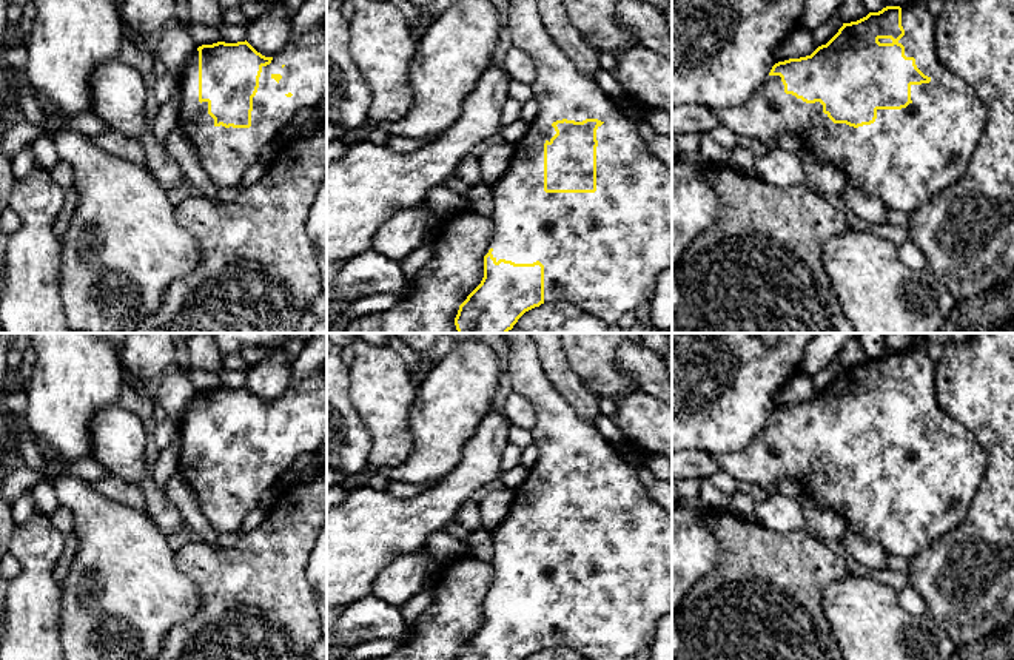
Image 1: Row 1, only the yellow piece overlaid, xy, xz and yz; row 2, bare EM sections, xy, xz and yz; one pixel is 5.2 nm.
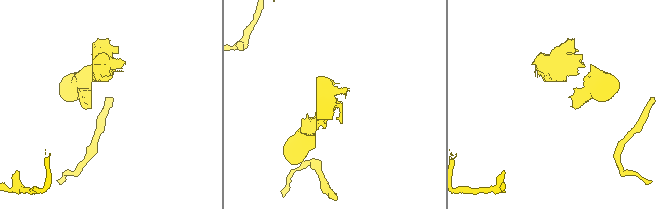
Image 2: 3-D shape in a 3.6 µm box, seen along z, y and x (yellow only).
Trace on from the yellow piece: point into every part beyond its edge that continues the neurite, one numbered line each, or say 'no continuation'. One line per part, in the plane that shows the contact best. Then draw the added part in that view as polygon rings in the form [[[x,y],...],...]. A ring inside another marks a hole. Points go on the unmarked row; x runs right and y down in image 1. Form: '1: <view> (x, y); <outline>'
1: yz (906, 501); [[[915,333],[914,339],[900,352],[905,381],[898,389],[931,427],[911,430],[912,447],[906,453],[877,455],[875,467],[858,473],[834,469],[820,447],[806,449],[786,439],[781,423],[767,421],[746,449],[713,455],[721,470],[766,490],[777,489],[783,480],[794,480],[821,509],[838,515],[848,530],[878,541],[889,555],[911,558],[918,554],[965,520],[985,476],[988,456],[977,438],[940,409],[934,395],[934,362],[928,356],[929,341],[923,333]]]

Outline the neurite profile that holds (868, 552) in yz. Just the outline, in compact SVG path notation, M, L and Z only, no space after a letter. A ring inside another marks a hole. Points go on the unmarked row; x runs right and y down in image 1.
M851 530L846 532L838 549L844 552L849 560L857 561L858 564L866 566L872 571L889 567L889 554L878 541L869 540Z

